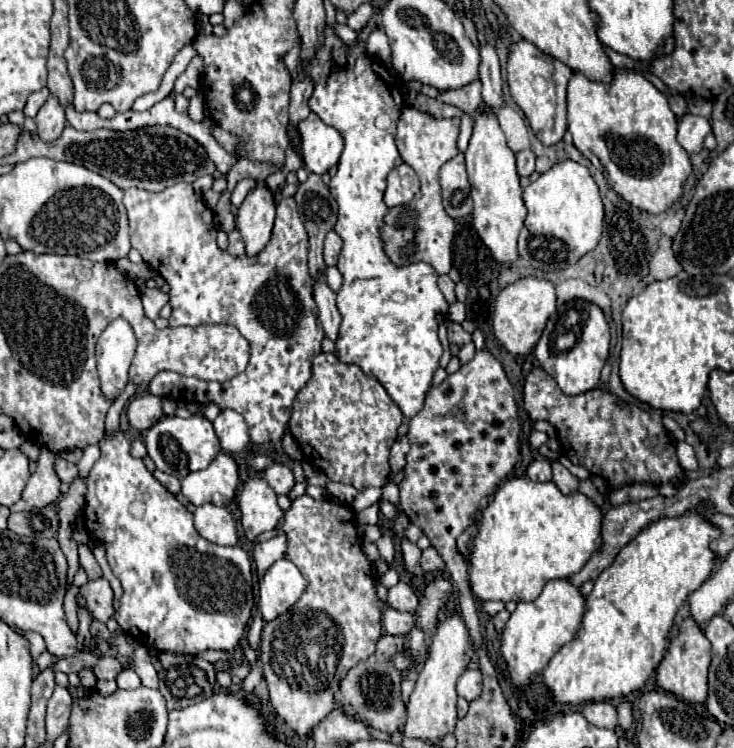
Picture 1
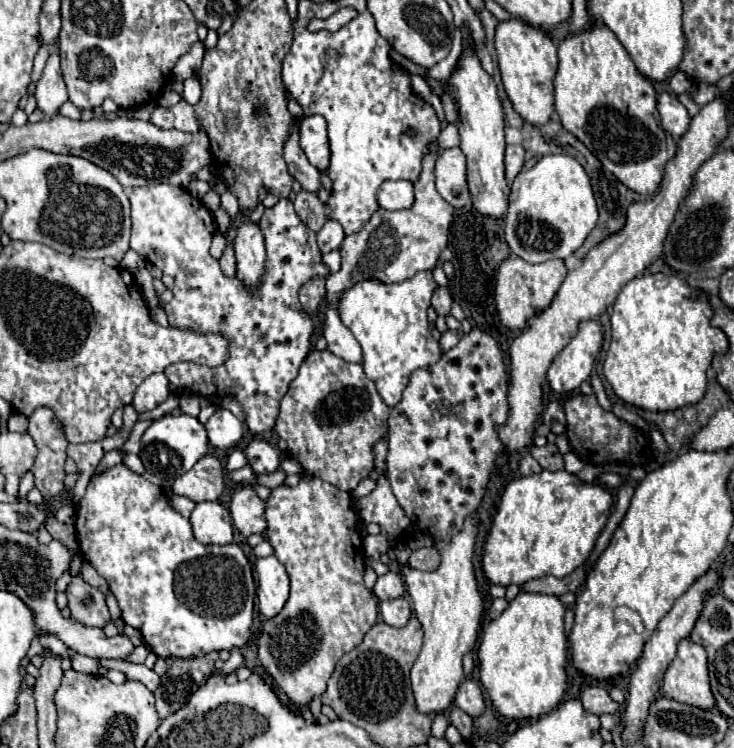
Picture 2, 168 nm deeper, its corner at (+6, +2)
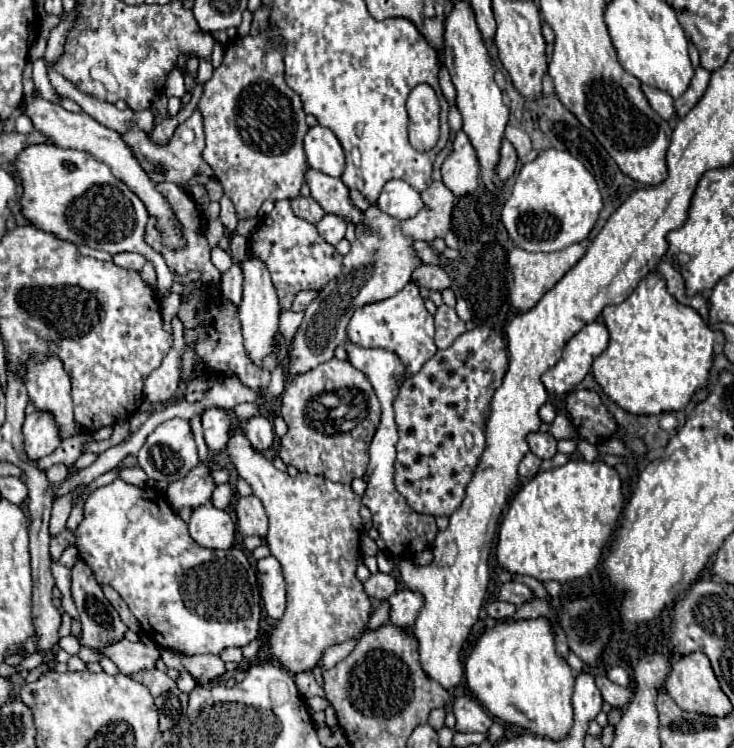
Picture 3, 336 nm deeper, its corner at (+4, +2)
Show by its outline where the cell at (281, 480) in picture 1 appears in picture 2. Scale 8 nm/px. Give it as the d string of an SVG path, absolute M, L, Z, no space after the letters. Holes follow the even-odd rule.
M252 440L246 448L246 458L256 474L272 474L280 466L280 452L266 440Z

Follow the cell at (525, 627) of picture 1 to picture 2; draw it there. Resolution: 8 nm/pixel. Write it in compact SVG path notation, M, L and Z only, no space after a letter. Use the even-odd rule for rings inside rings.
M522 592L482 632L476 654L480 682L500 716L508 720L538 718L552 712L564 700L568 692L564 610L564 604L556 596Z

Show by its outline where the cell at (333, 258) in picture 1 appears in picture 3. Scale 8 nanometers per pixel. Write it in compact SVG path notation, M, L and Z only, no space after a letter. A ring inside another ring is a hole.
M326 214L326 216L316 224L316 228L318 228L320 236L322 236L328 244L336 246L336 244L344 238L346 222L344 222L340 216L336 216L336 214Z

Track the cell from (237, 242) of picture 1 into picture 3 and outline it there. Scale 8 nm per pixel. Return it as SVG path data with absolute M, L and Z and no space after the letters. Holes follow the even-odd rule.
M234 262L230 266L228 272L222 274L222 294L226 294L226 298L230 298L236 306L240 304L240 298L242 298L242 270L240 270L240 264Z

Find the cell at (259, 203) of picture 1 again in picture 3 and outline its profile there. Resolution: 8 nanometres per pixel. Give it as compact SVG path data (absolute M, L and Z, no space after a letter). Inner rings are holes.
M250 254L240 266L242 266L242 272L244 272L244 294L242 294L242 302L238 306L238 316L240 316L240 322L242 322L244 346L250 354L250 358L260 364L260 360L266 354L270 354L270 350L272 350L272 340L274 340L274 334L278 332L280 306L278 306L276 290L274 290L274 284L270 280L266 264L258 256Z

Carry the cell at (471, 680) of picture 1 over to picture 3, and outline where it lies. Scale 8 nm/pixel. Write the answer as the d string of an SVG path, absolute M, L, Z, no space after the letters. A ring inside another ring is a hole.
M468 694L456 698L454 716L458 732L488 732L492 726L492 718L486 714L486 710L474 696Z

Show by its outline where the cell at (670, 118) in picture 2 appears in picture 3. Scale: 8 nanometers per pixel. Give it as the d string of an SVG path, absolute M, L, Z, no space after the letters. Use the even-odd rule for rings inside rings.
M642 84L642 90L644 90L644 96L648 98L650 106L668 122L672 120L678 120L678 114L676 114L676 108L674 108L674 100L670 94L666 94L664 90L660 88L654 88L654 86L648 86L648 84Z

